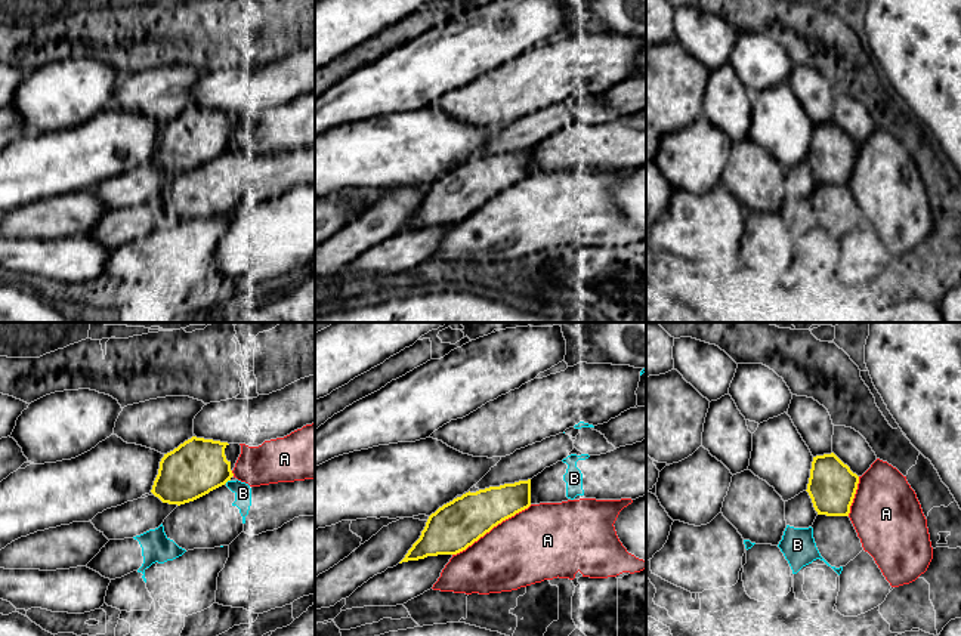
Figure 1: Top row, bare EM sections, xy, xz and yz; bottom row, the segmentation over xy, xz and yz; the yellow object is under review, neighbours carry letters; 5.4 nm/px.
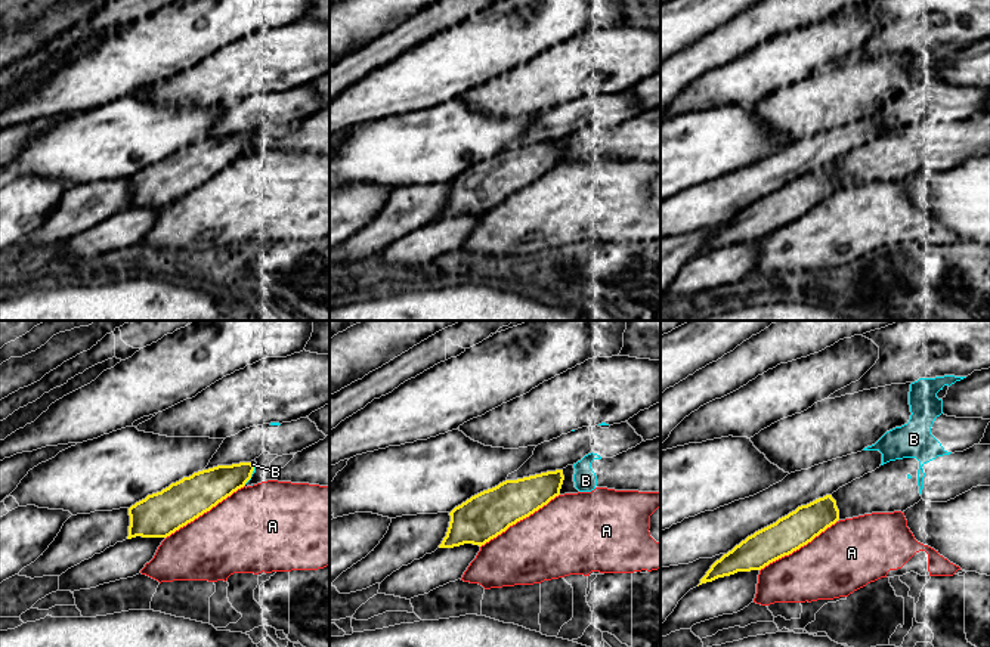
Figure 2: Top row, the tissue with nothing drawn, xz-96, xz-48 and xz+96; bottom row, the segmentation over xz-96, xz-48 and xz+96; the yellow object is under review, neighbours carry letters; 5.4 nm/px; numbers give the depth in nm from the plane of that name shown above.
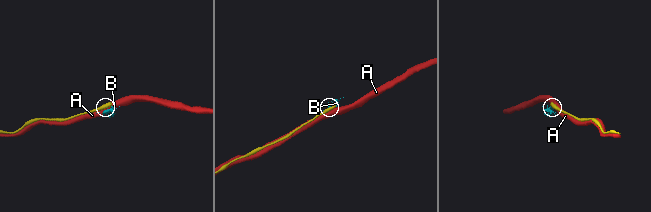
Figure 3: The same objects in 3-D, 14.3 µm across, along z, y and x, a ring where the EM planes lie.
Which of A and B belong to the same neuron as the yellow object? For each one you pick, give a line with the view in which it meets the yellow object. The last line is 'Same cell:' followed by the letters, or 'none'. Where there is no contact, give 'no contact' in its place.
Same cell: none

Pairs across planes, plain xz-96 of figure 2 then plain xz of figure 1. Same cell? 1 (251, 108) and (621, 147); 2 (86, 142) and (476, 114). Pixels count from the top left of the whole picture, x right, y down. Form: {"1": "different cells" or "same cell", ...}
{"1": "different cells", "2": "different cells"}

